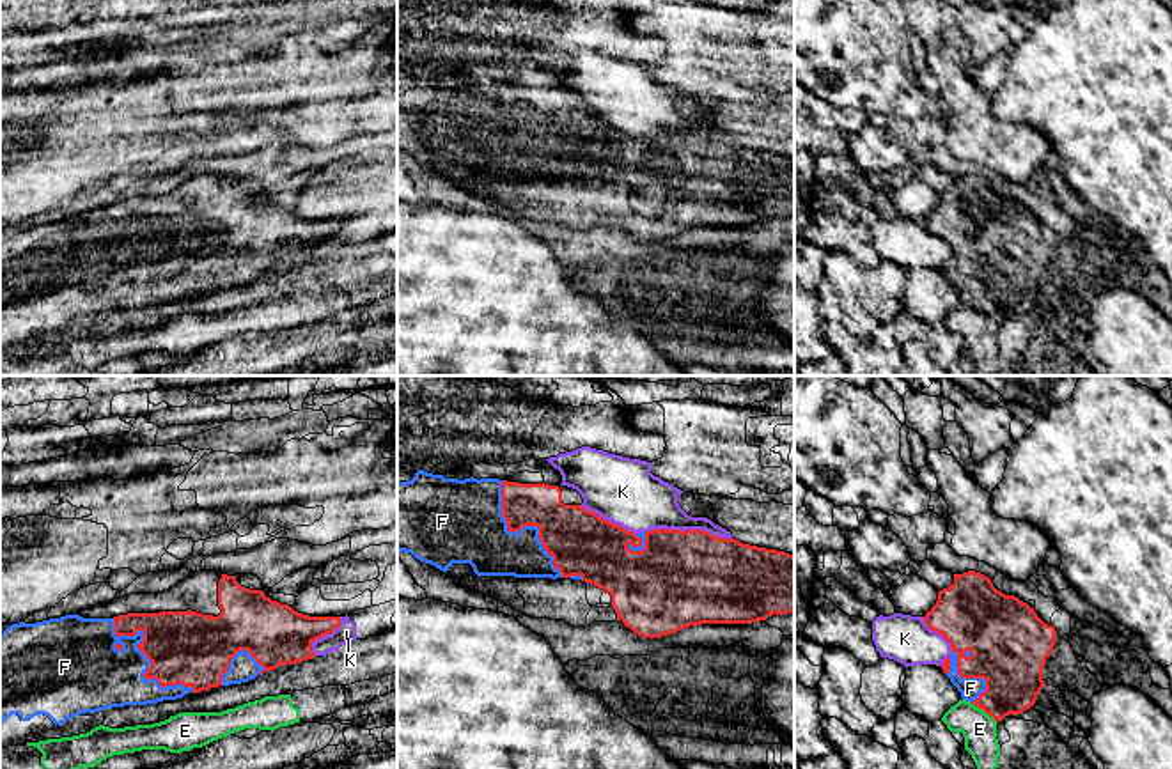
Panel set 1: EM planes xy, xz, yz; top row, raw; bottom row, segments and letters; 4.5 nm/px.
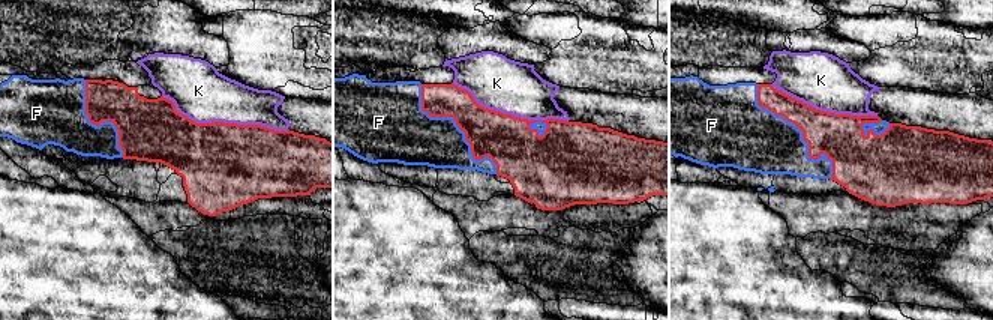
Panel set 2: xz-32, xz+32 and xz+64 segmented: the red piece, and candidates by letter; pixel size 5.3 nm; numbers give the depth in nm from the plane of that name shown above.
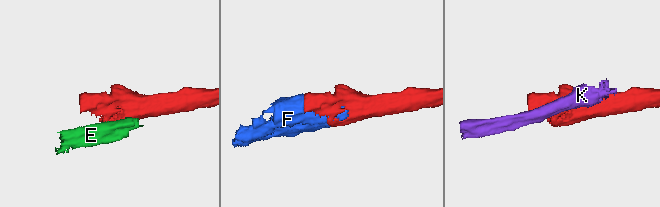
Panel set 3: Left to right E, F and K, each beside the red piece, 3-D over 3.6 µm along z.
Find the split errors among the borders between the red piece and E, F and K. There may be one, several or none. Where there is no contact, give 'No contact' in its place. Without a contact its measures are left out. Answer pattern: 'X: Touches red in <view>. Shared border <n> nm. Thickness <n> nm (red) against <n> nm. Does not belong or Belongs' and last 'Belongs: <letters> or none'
E: Touches red in yz. Shared border 150 nm. Thickness 280 nm (red) against 160 nm. Does not belong
F: Touches red in xy. Shared border 500 nm. Thickness 340 nm (red) against 300 nm. Belongs
K: Touches red in xz. Shared border 400 nm. Thickness 440 nm (red) against 260 nm. Does not belong
Belongs: F

